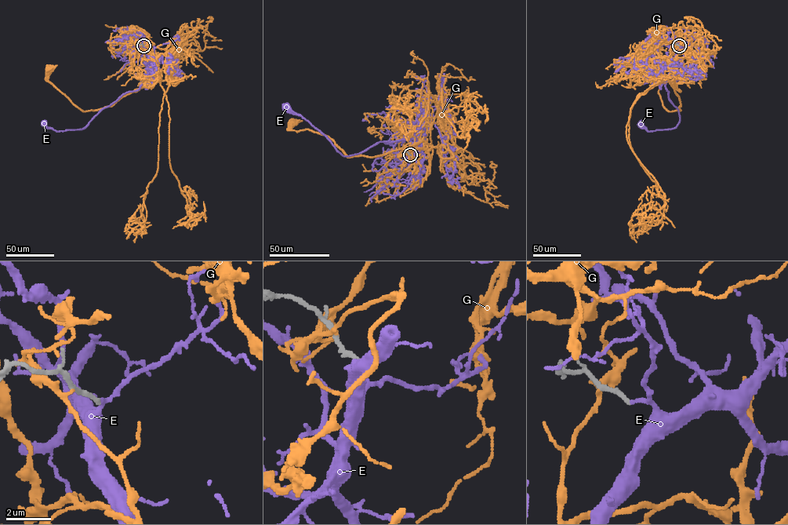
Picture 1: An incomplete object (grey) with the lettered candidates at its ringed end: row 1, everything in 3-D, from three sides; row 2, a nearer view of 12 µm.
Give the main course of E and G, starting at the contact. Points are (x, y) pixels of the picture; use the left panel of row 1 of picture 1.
E: (143, 45), (153, 67), (138, 89), (123, 93), (103, 108), (85, 128), (56, 131), (44, 123)
G: (142, 45), (157, 63), (155, 75), (111, 105), (102, 108), (83, 111), (76, 107), (48, 81), (49, 69)

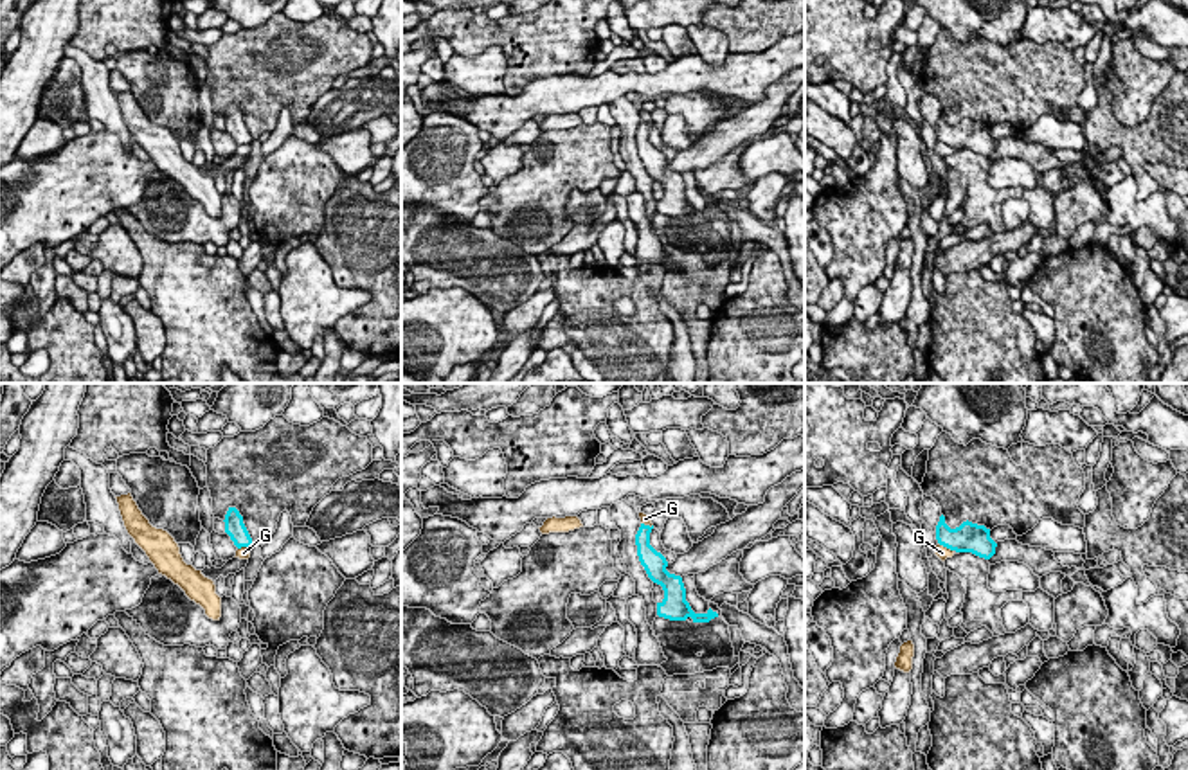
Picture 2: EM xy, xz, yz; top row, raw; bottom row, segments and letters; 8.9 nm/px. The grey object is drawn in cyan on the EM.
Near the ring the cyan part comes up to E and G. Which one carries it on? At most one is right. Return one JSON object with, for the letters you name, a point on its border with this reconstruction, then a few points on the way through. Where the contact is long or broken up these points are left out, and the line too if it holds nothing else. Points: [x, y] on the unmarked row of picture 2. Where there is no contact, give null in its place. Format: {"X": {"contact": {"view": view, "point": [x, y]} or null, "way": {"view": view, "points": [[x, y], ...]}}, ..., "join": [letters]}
{"E": {"contact": null}, "join": ["E"]}

